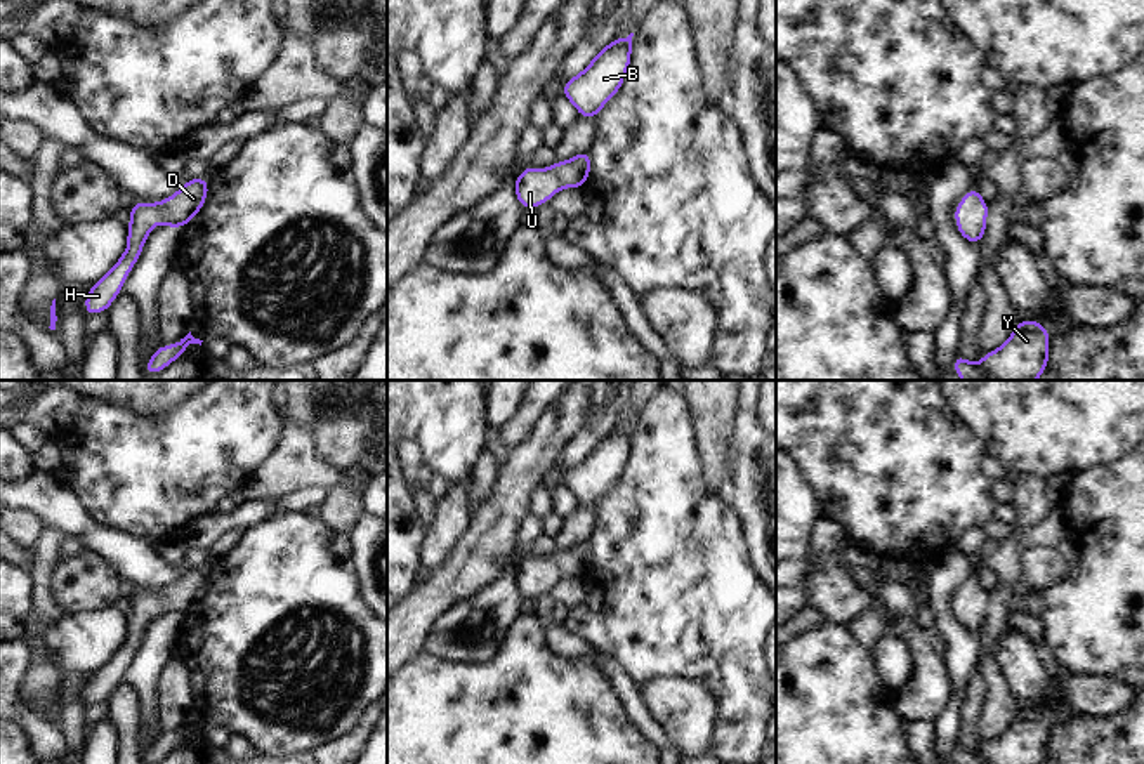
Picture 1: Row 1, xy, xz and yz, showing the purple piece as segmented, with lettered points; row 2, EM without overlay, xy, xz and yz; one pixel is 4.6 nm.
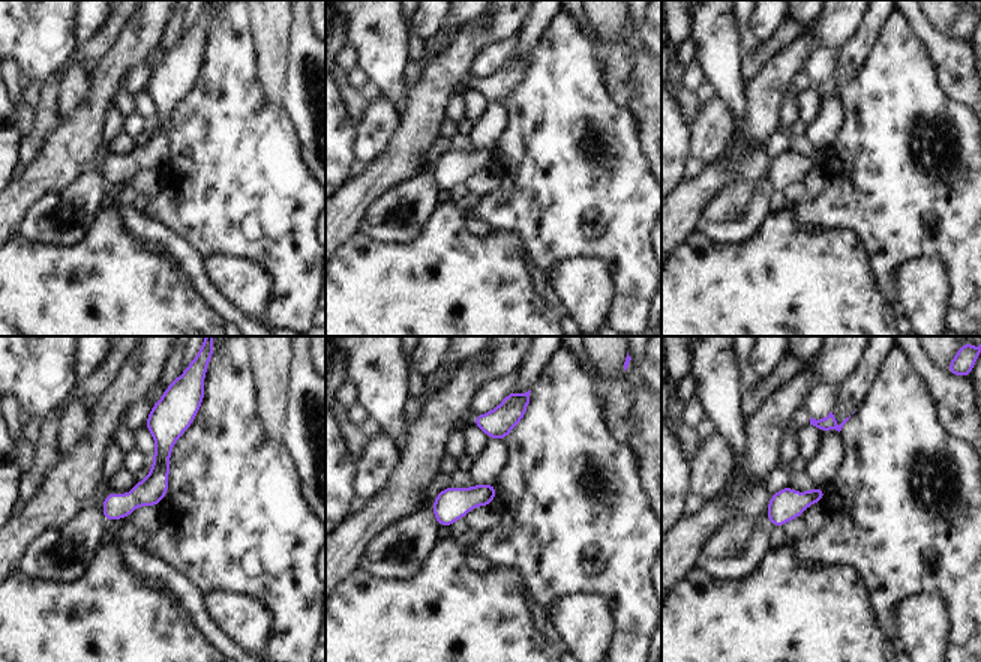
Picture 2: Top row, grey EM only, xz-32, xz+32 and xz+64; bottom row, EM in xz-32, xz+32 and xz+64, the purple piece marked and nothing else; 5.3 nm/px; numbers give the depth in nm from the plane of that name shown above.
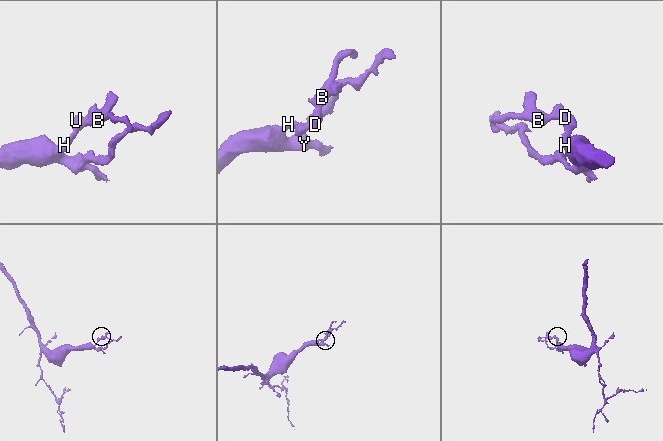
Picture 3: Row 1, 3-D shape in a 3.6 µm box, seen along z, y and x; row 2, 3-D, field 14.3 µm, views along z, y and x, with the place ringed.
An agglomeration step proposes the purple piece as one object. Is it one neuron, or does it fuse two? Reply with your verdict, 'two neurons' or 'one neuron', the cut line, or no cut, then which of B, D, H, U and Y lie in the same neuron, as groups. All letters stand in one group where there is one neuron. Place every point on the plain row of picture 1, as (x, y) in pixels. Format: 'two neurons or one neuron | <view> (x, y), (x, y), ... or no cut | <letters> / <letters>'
one neuron | no cut | B D H U Y

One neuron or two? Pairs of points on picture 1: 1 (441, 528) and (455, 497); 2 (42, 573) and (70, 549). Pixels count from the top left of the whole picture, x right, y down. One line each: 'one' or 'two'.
1: one
2: two

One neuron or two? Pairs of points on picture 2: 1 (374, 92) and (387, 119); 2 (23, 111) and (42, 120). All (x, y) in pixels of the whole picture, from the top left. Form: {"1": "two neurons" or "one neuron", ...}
{"1": "two neurons", "2": "two neurons"}

